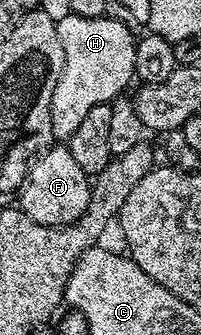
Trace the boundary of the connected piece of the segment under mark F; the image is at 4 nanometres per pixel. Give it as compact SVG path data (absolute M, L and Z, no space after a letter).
M54 144L37 155L19 191L19 208L44 226L72 226L89 206L91 178L75 164L68 145Z

